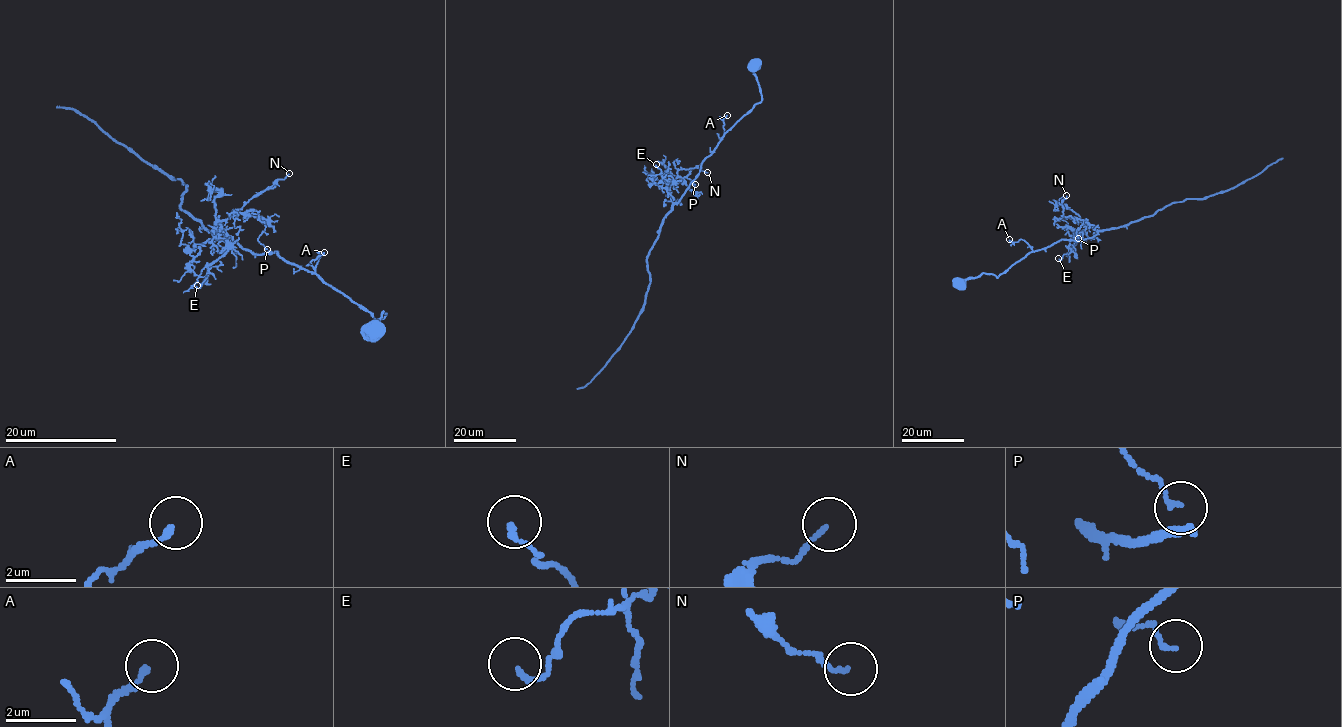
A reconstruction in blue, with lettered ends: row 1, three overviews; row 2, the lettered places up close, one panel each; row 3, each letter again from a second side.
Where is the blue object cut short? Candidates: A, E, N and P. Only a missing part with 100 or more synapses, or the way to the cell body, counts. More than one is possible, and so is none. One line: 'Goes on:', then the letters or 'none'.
Goes on: none

